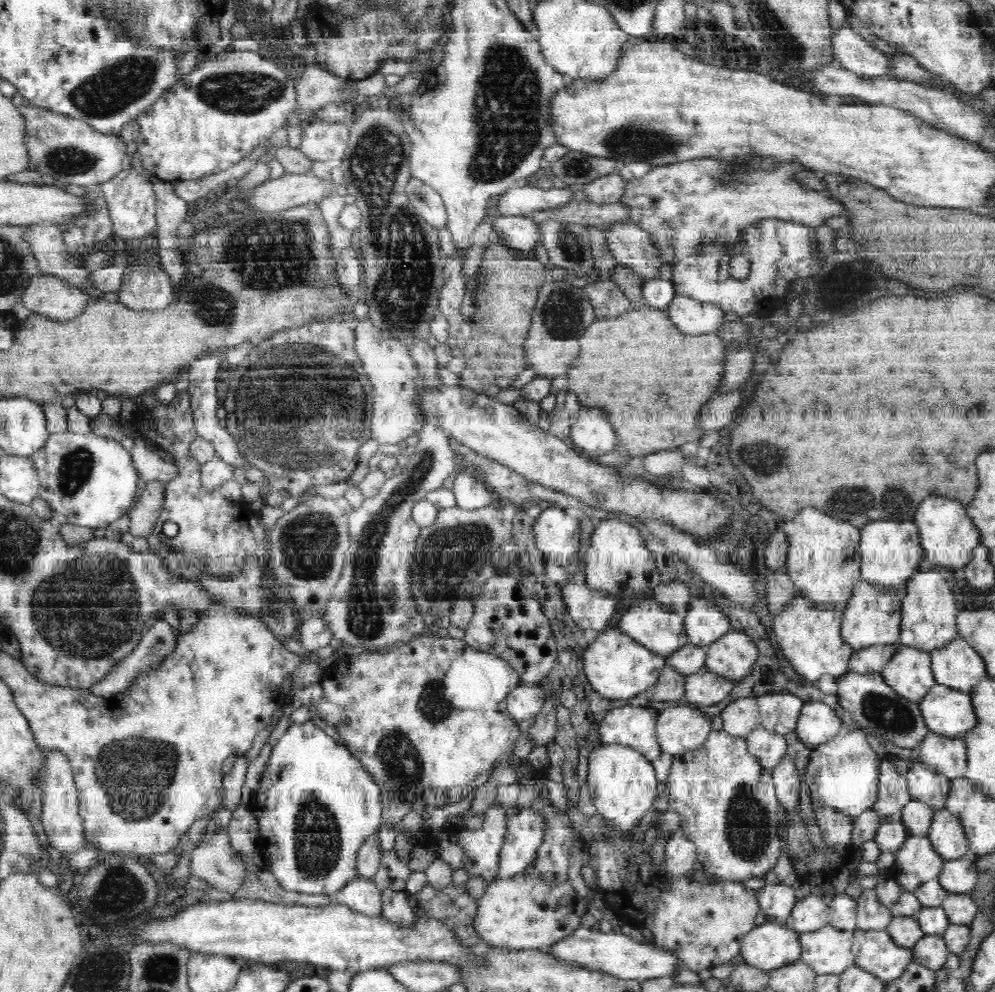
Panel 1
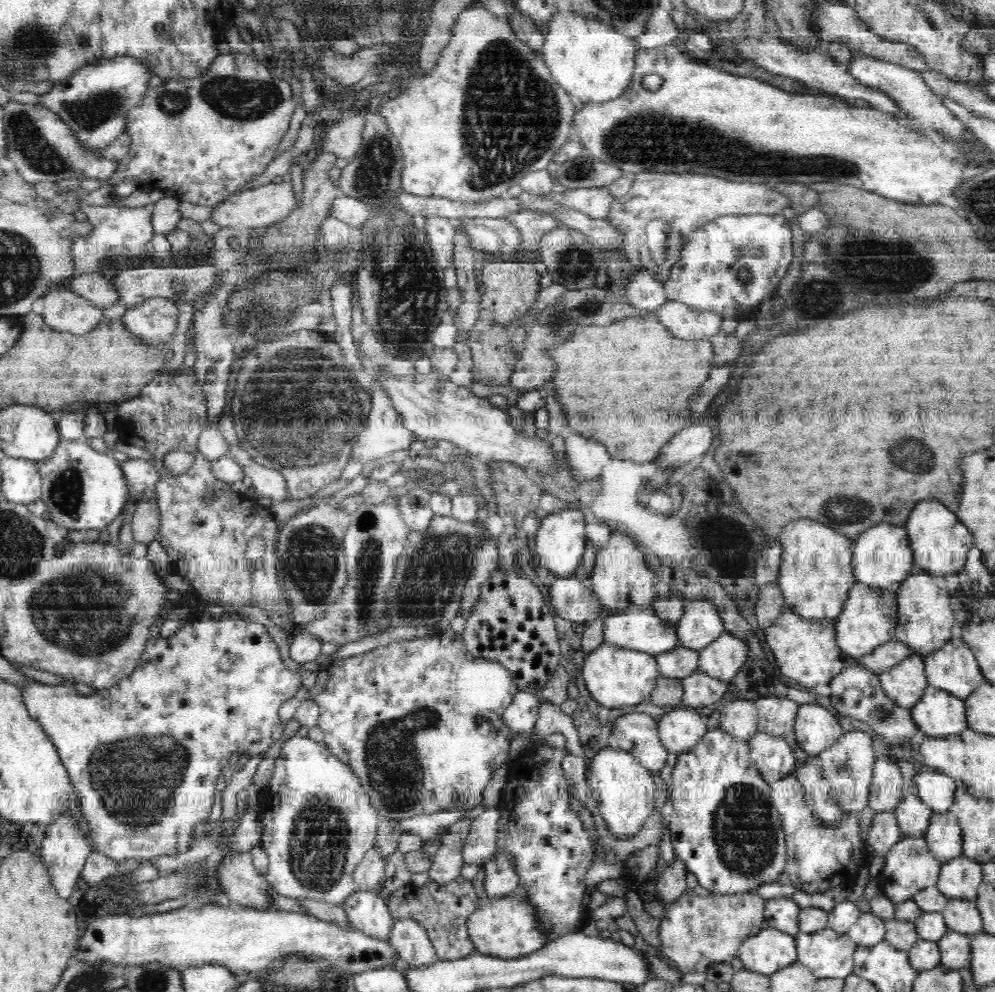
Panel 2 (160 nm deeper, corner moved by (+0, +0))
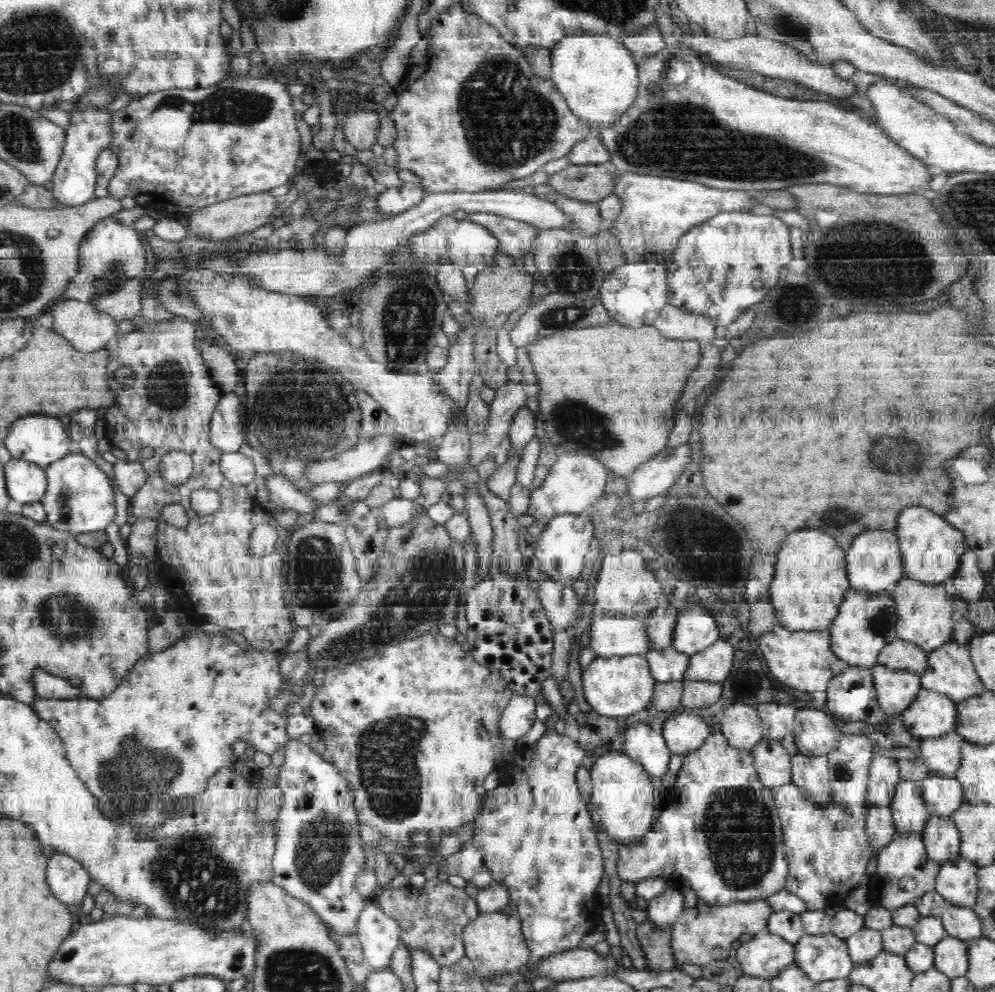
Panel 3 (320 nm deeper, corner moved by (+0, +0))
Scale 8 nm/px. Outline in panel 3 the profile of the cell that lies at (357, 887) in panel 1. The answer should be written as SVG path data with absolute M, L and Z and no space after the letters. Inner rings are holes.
M373 898L367 899L358 916L357 937L361 943L366 966L373 970L386 970L392 956L401 944L401 928L390 918Z

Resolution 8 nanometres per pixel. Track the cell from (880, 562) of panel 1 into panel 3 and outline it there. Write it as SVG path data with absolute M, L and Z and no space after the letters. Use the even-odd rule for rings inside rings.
M876 529L861 532L847 550L847 577L851 588L872 593L890 591L904 578L903 554L894 529Z

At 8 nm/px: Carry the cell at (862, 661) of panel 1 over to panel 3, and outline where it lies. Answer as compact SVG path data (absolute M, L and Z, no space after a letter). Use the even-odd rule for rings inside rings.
M902 639L889 642L877 656L876 664L889 669L908 669L920 676L928 668L929 652Z

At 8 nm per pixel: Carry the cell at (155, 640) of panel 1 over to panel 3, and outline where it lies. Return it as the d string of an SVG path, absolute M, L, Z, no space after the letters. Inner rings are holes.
M40 667L33 670L32 681L34 681L34 689L39 698L58 700L81 695L80 686L74 686L69 680L54 676Z

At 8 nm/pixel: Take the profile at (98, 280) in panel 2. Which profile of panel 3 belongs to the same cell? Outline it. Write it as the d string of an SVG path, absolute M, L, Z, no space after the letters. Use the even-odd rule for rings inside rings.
M146 274L137 275L136 278L126 280L118 286L118 292L104 294L96 298L92 304L118 323L122 320L135 320L141 318L141 294L144 291Z

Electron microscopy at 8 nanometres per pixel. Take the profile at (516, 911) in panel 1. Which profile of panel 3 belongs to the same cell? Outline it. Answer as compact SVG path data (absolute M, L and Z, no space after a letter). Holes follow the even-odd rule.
M482 912L463 930L465 963L473 968L476 976L500 976L516 972L530 958L528 944L523 937L522 920L500 912Z

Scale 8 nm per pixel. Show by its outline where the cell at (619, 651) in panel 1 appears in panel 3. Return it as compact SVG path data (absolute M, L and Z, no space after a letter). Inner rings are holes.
M644 655L598 656L582 673L586 702L602 716L632 718L650 707L656 680Z

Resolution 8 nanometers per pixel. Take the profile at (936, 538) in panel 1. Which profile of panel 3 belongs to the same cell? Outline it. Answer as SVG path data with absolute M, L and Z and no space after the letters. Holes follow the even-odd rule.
M920 505L903 508L894 531L903 554L904 578L922 580L926 584L944 583L953 578L960 556L968 549L960 529L944 520L943 515Z

